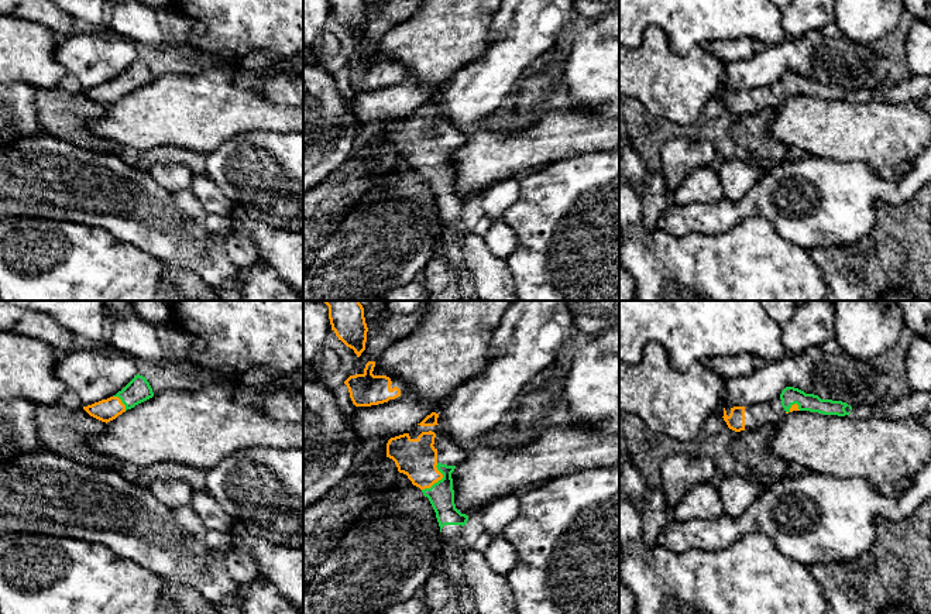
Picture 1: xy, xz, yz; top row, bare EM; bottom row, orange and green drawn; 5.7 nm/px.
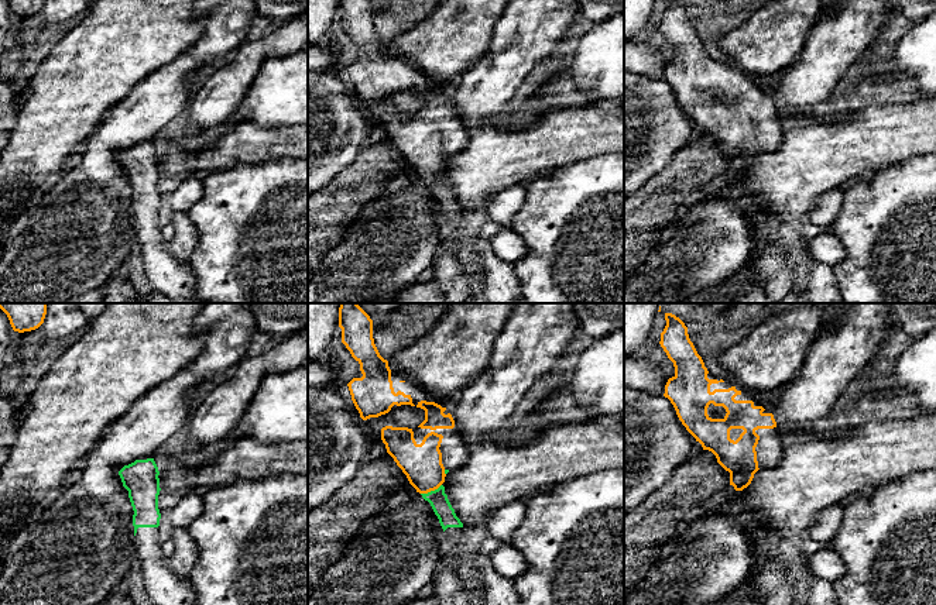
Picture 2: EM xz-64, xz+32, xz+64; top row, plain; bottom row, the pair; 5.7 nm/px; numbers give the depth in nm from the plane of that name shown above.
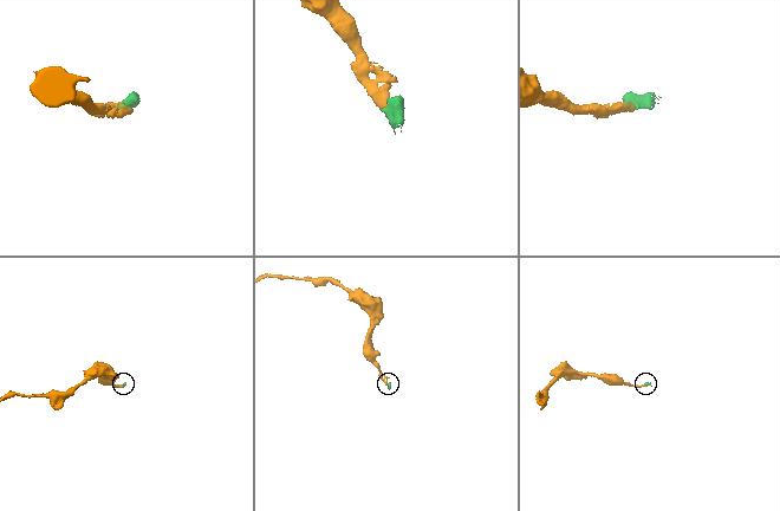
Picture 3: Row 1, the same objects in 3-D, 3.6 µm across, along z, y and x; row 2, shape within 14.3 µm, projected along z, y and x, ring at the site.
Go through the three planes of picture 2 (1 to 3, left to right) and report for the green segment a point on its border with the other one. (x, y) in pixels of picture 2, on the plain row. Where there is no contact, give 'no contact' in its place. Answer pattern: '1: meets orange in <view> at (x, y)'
1: no contact
2: meets orange in xz+32 at (431, 174)
3: no contact

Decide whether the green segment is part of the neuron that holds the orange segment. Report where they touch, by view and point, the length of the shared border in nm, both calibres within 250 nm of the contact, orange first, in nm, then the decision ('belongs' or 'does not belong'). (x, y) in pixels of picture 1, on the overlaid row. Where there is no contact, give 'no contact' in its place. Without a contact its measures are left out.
meets orange in xz at (439, 479); contact 180 nm long; 220 nm thick on the orange side, 150 nm on the other; belongs

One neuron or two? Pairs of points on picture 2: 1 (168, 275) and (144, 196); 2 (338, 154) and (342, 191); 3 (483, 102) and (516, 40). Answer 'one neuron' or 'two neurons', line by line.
1: one neuron
2: two neurons
3: one neuron

